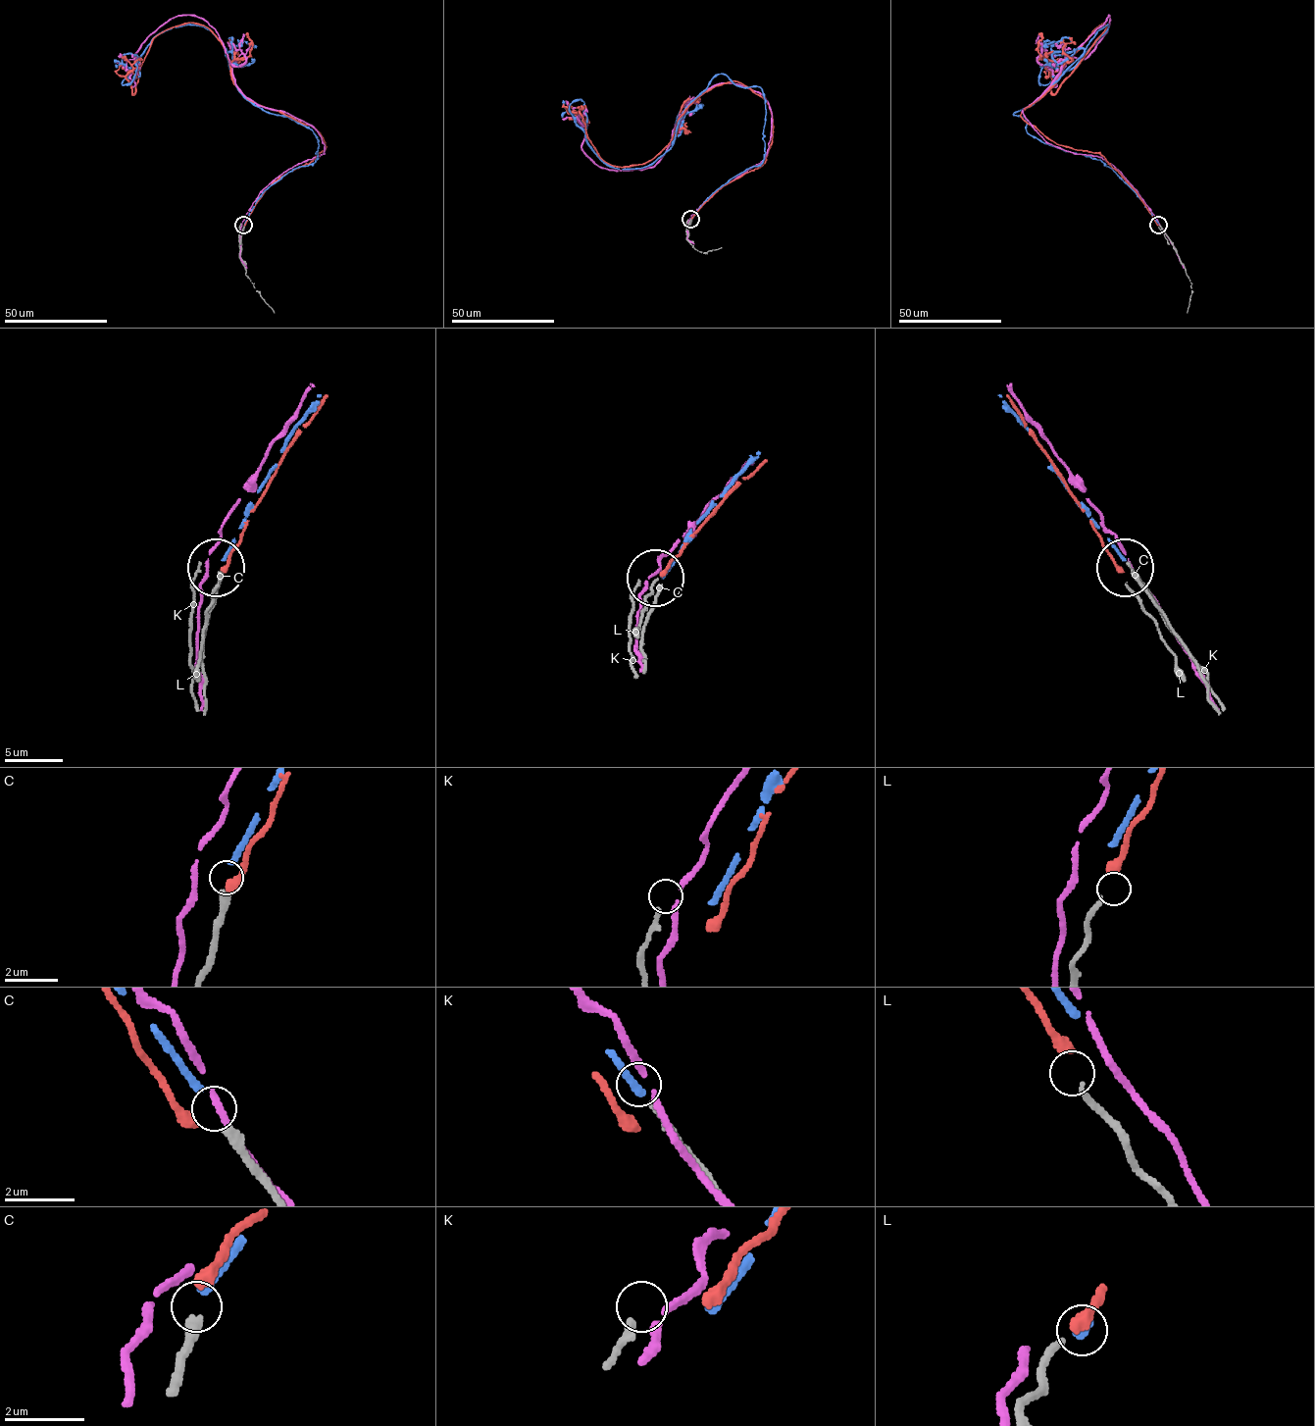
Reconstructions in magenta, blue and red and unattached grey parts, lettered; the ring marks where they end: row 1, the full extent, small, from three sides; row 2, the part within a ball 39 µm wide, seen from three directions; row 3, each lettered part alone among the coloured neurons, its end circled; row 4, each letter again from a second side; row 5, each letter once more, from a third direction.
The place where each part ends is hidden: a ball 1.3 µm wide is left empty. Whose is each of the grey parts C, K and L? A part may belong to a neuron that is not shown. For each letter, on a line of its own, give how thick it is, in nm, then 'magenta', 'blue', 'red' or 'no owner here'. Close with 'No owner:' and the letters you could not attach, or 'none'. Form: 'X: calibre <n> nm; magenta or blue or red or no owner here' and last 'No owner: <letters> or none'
C: calibre 320 nm; blue
K: calibre 170 nm; no owner here
L: calibre 160 nm; red
No owner: K

